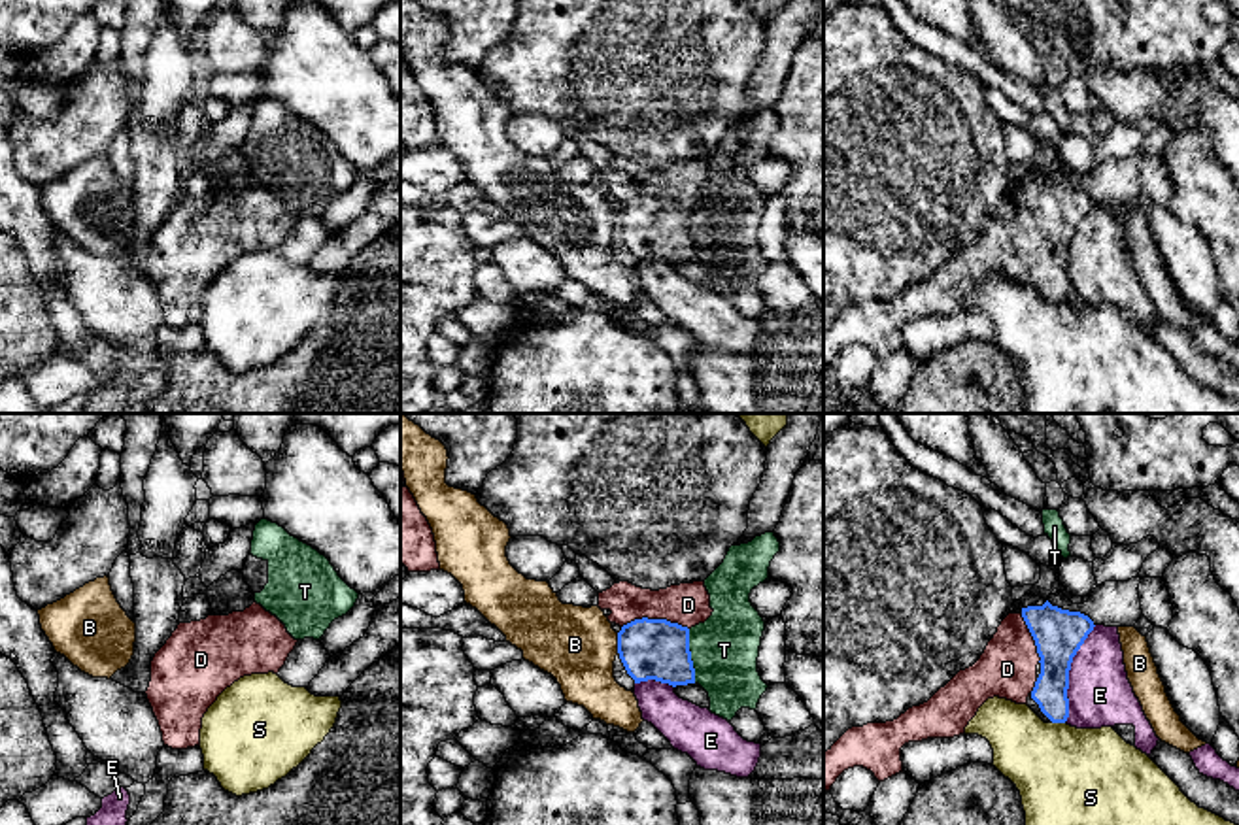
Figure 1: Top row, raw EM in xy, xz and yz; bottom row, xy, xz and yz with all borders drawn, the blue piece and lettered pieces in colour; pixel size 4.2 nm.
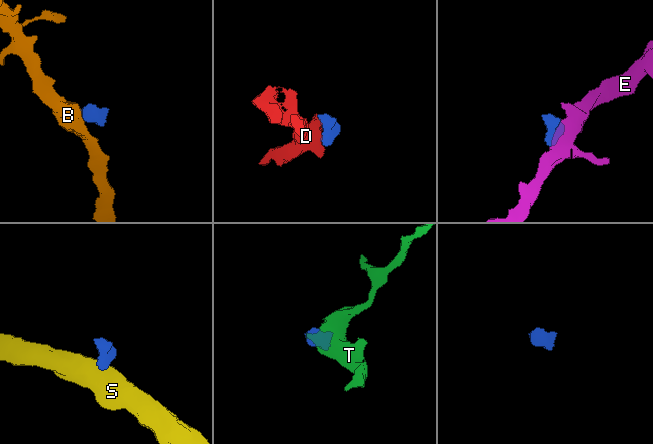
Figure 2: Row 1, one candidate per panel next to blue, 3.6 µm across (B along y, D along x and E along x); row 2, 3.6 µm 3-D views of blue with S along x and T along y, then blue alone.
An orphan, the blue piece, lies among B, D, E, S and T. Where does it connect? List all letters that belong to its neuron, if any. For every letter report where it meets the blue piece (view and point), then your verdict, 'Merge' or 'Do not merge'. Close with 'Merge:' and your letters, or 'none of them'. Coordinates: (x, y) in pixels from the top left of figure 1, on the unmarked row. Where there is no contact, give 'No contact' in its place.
B: Touches blue at xz (618, 219). Do not merge
D: Touches blue at xz (656, 197). Merge
E: Touches blue at yz (1068, 252). Do not merge
S: Touches blue at yz (1058, 299). Do not merge
T: Touches blue at xz (690, 233). Do not merge
Merge: D

